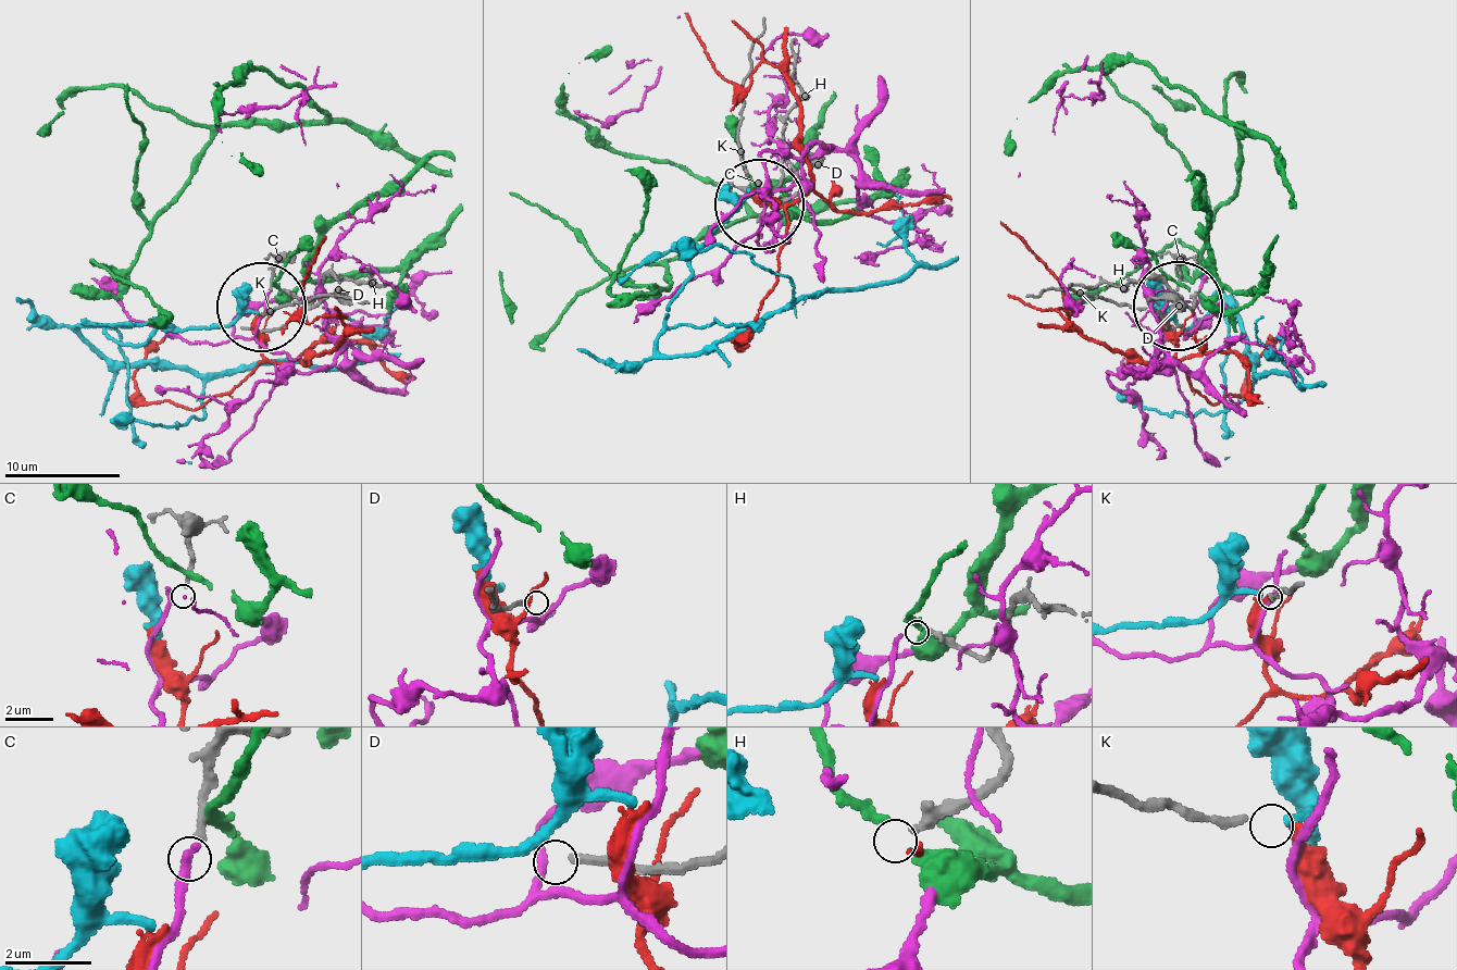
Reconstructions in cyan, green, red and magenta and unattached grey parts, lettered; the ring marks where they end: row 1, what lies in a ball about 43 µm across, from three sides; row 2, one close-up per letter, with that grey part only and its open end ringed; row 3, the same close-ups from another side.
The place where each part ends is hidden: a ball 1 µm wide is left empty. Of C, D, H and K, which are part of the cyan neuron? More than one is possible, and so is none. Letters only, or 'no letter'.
K

